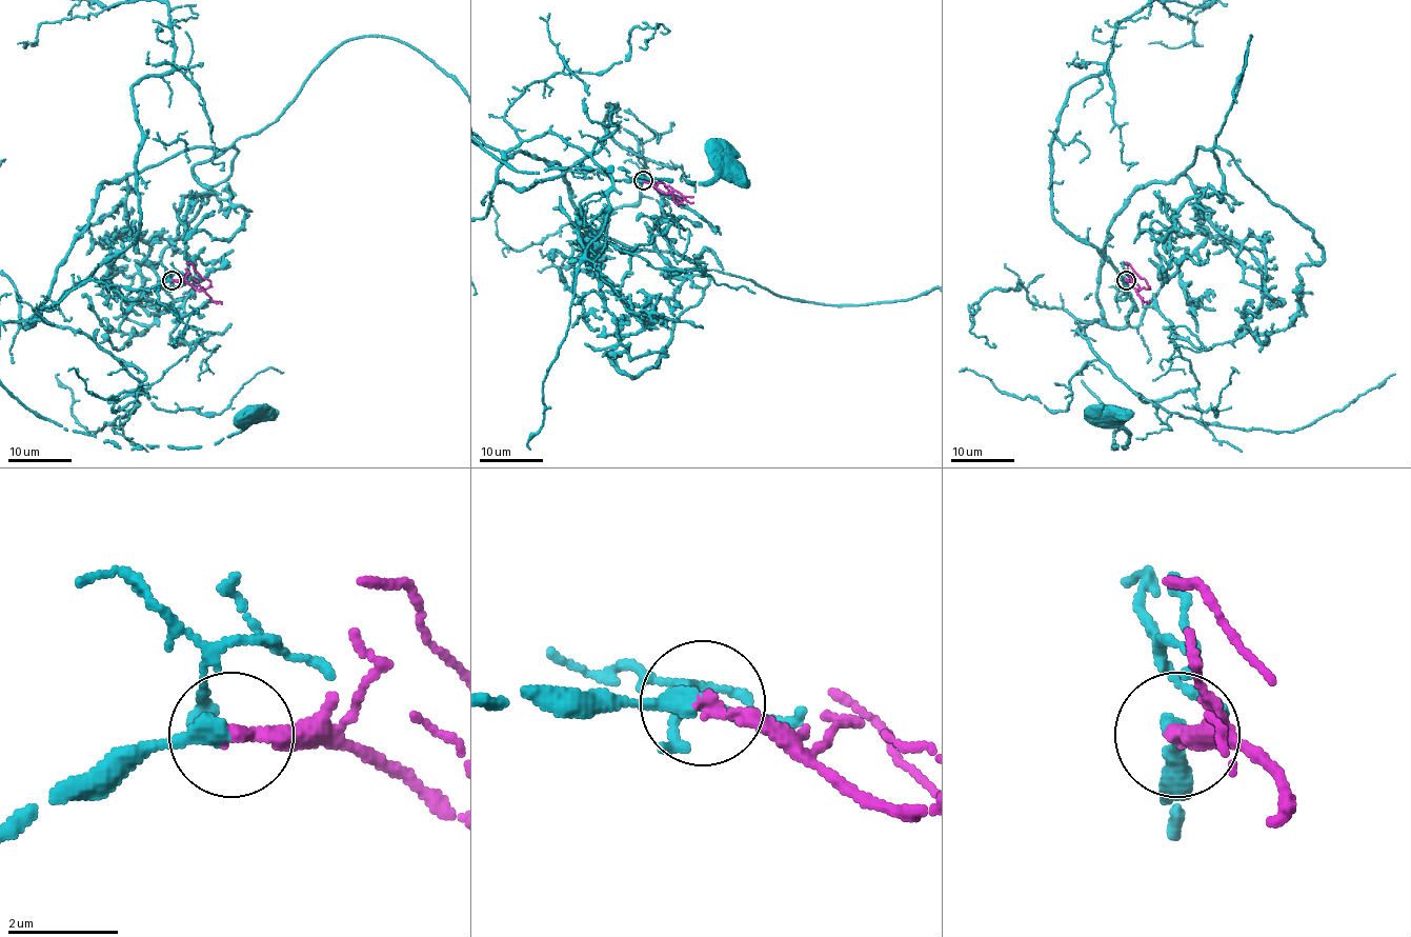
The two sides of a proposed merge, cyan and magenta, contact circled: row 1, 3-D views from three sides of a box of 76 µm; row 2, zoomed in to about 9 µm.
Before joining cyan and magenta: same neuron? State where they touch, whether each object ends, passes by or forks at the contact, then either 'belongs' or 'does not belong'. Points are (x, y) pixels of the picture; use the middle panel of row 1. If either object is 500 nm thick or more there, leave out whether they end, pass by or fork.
place (643, 180); cyan forks; magenta ends; belongs

